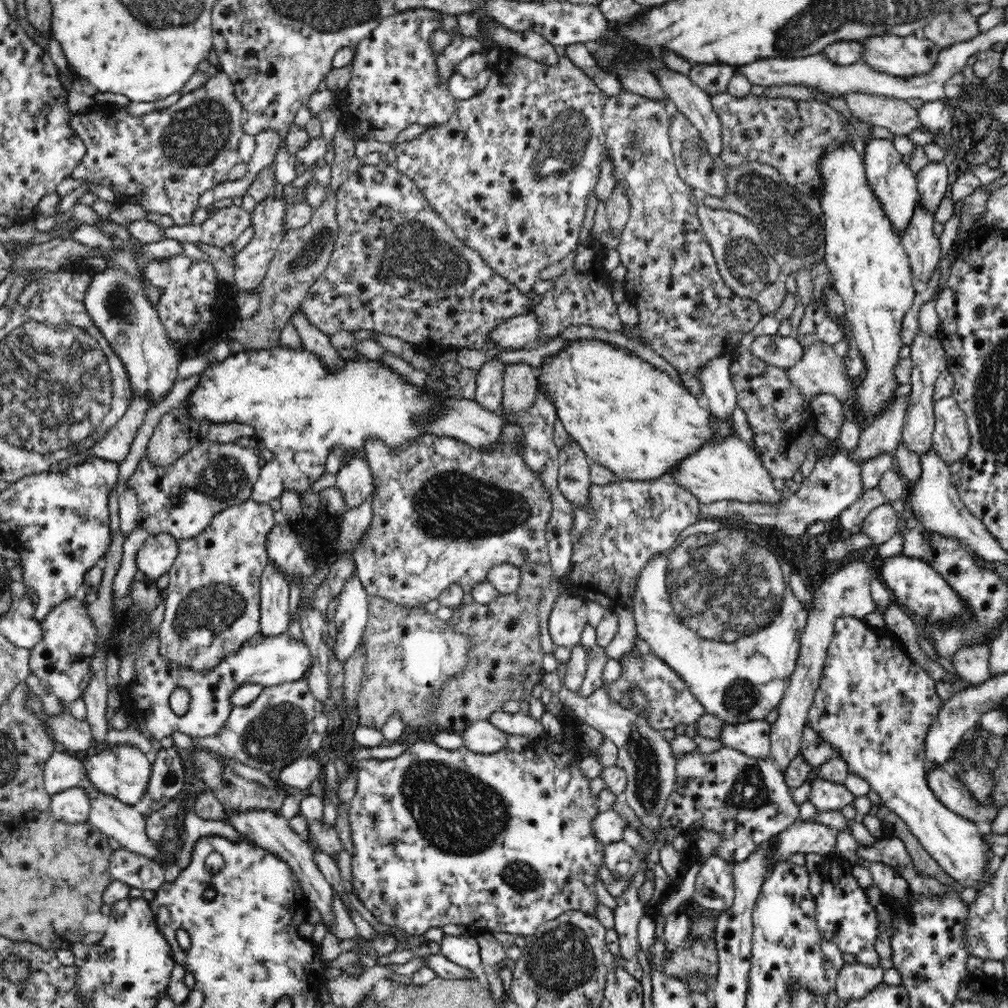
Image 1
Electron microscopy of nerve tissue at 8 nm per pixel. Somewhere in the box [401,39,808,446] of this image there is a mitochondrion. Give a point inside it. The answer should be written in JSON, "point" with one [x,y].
{"point":[565,137]}

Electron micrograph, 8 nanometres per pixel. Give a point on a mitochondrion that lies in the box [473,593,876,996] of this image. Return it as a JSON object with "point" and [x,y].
{"point":[564,956]}

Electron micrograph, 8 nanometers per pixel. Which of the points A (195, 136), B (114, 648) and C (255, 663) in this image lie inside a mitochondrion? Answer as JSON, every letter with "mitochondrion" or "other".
{"A":"mitochondrion","B":"other","C":"other"}

